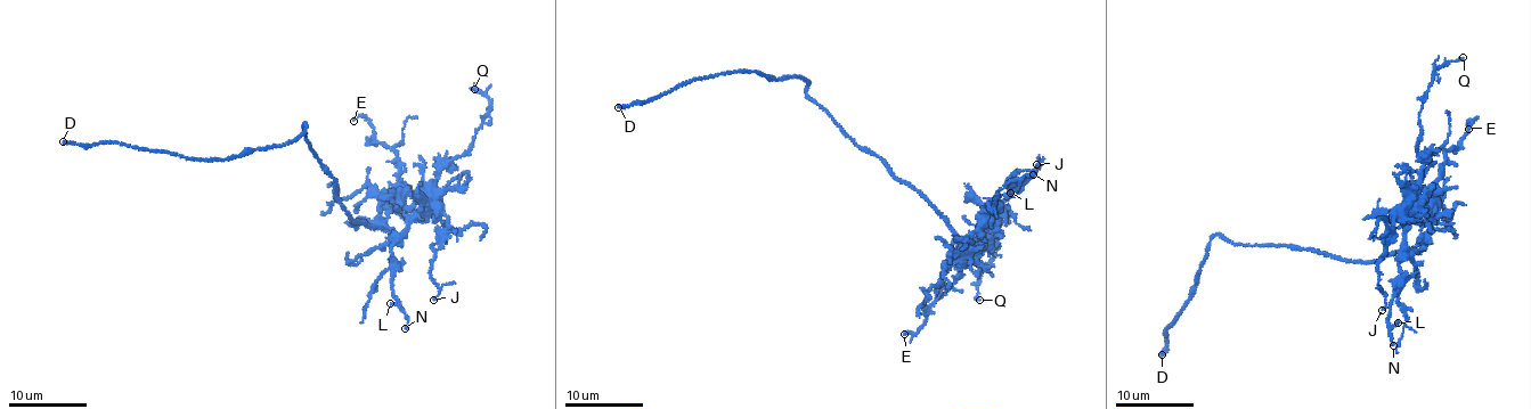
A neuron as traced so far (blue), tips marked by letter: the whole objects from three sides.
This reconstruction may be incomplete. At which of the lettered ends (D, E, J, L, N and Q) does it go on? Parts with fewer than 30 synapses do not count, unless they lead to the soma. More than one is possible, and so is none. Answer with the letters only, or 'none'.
D

